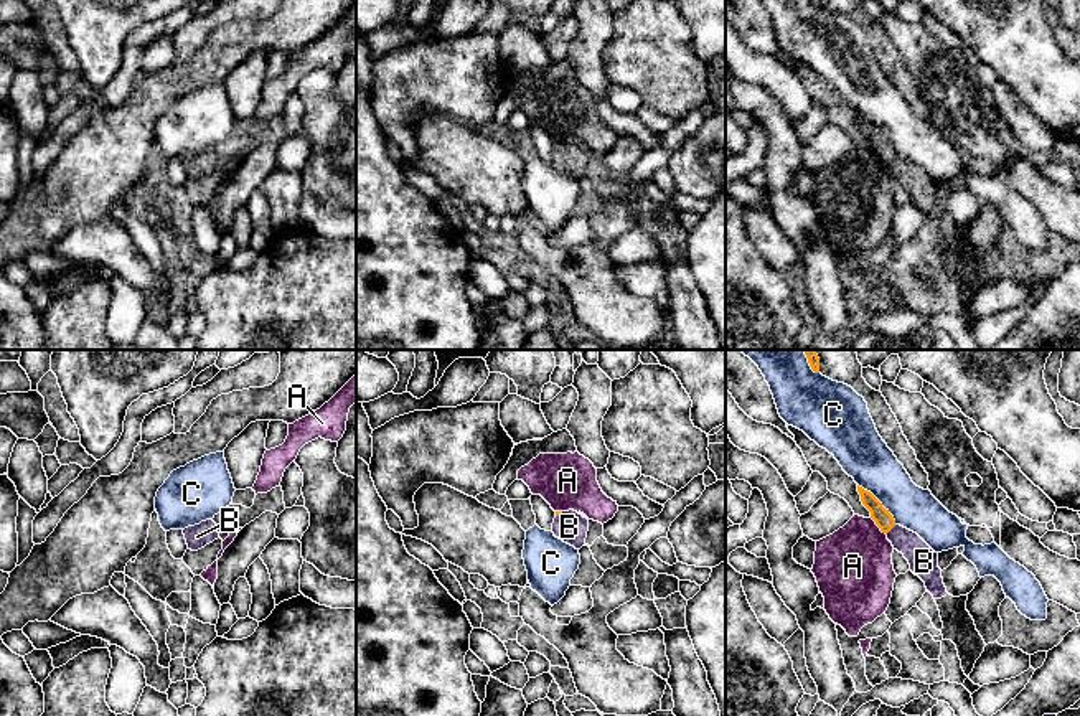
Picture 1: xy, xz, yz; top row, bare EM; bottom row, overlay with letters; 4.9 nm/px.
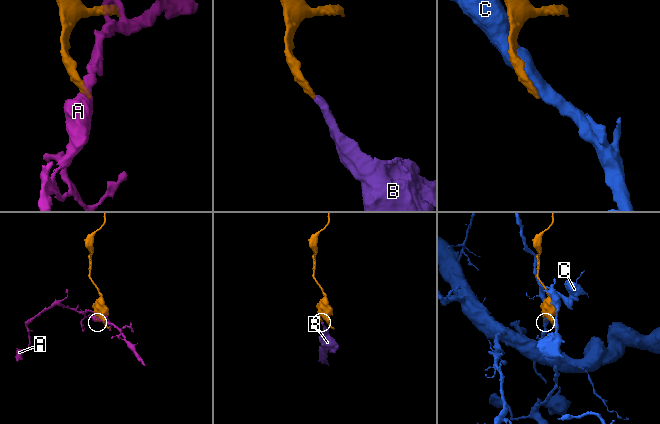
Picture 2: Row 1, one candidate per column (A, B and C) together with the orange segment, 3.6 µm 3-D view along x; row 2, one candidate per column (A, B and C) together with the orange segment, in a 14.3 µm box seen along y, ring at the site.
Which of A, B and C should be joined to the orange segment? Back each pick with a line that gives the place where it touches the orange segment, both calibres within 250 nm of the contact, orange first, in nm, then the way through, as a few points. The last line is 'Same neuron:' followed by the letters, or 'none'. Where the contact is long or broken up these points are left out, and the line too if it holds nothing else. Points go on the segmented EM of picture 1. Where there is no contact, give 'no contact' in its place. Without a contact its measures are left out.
B: contact yz (891, 528); calibres 90 and 140 nm; way yz (884, 520), (891, 528), (924, 561)
Same neuron: B

